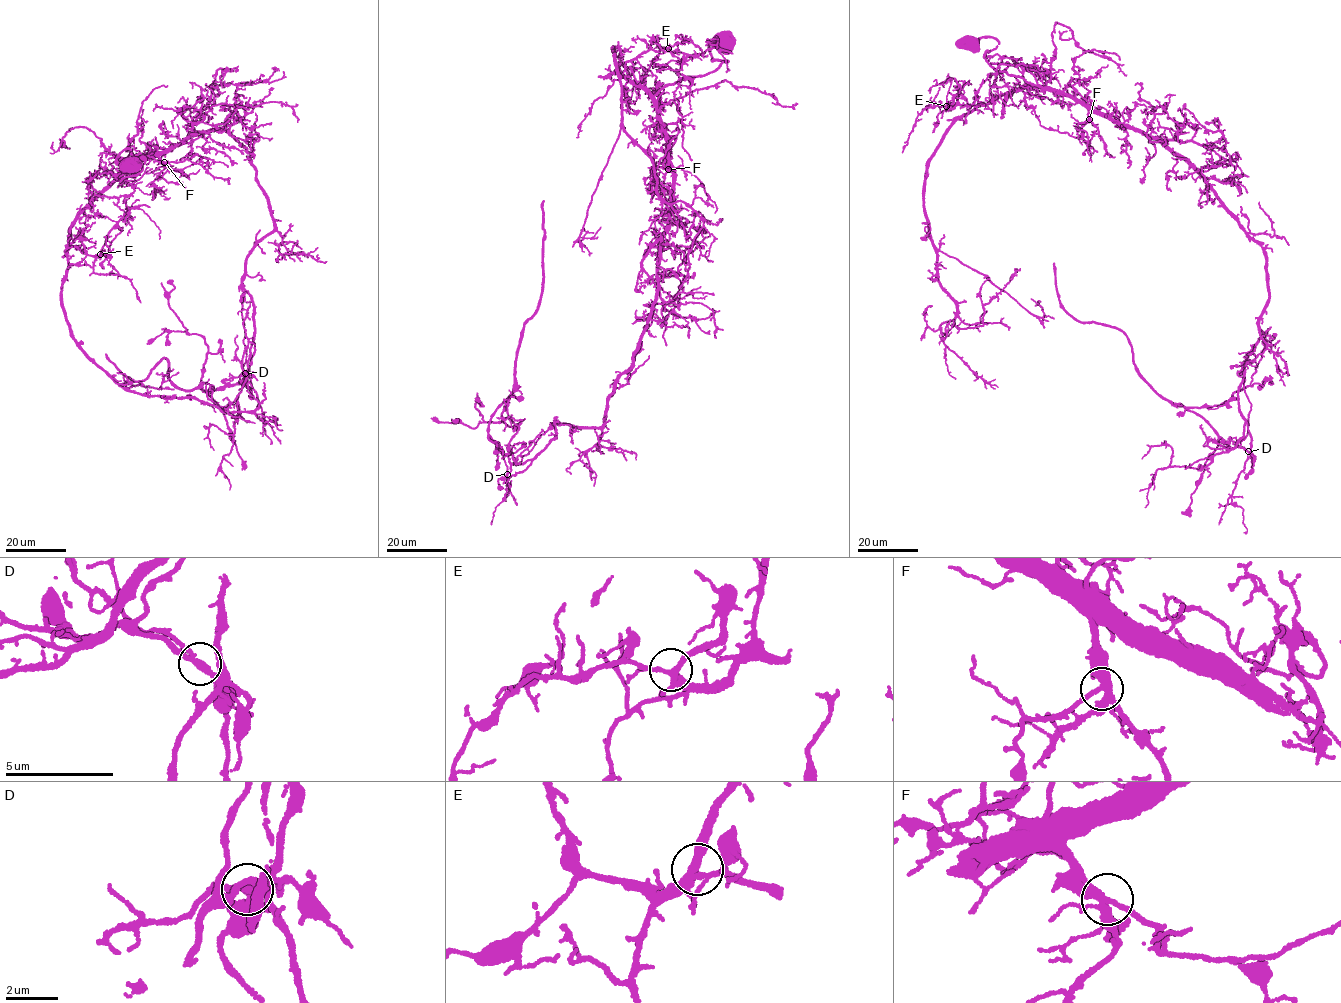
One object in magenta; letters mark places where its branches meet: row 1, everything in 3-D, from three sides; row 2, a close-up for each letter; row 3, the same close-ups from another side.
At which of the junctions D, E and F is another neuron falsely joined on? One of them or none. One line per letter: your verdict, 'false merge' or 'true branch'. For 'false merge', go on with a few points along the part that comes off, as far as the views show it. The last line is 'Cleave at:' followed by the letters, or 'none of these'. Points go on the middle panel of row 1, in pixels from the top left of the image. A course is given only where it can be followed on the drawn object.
D: true branch
E: true branch
F: true branch
Cleave at: none of these

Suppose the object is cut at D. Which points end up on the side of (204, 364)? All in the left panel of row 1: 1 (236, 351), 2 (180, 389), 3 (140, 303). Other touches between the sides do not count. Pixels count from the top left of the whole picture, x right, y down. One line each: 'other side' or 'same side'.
1: other side
2: same side
3: other side

